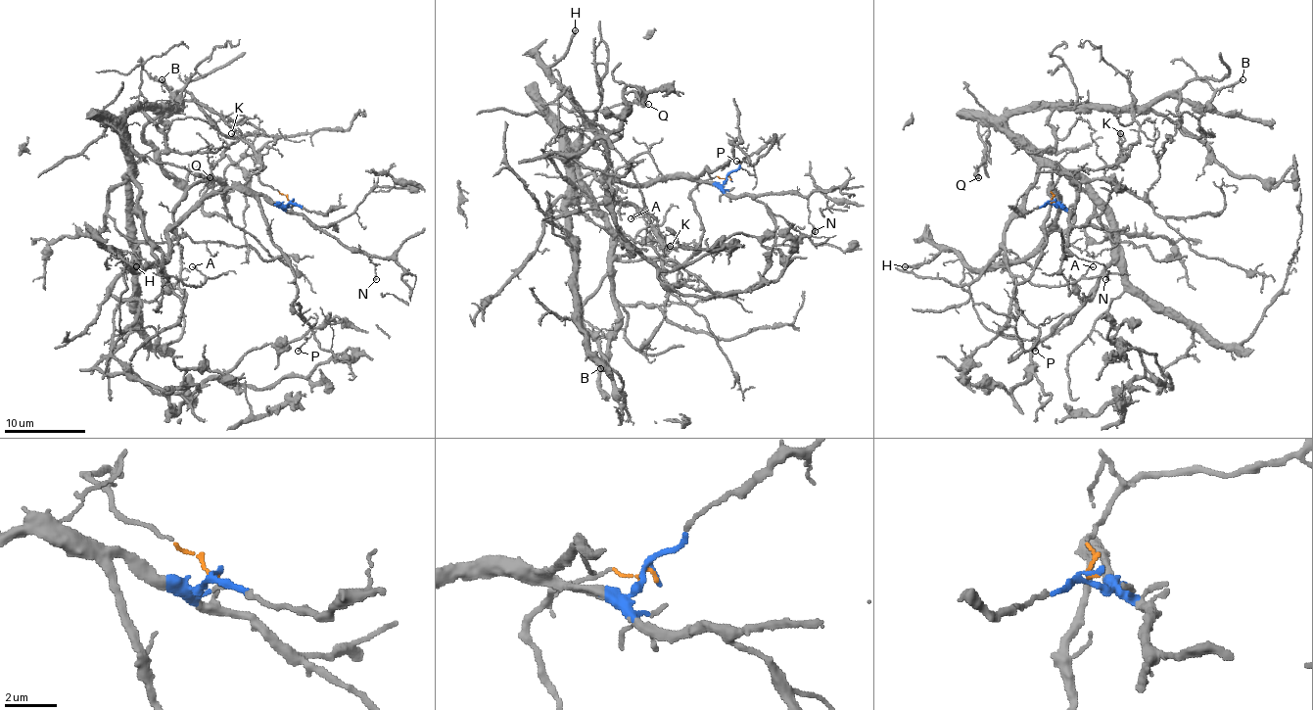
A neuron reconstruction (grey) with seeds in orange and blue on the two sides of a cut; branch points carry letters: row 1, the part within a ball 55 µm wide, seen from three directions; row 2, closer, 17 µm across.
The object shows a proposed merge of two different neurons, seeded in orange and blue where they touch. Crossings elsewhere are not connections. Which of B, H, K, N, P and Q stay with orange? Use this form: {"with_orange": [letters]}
{"with_orange": ["B", "Q"]}

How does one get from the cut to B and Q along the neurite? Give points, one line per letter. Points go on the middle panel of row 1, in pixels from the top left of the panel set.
B: (729, 177), (703, 180), (691, 192), (701, 237), (685, 260), (612, 262), (618, 319), (600, 368)
Q: (729, 177), (703, 180), (691, 192), (701, 237), (685, 260), (620, 260), (614, 228), (547, 107), (648, 105)

